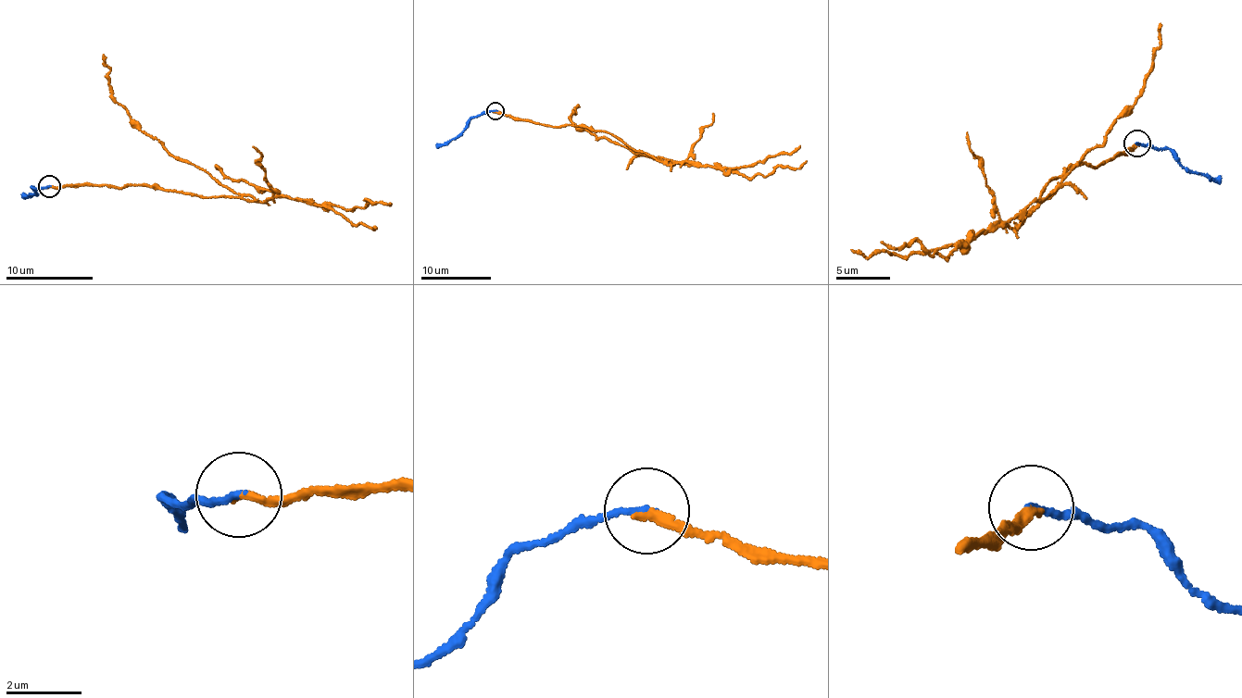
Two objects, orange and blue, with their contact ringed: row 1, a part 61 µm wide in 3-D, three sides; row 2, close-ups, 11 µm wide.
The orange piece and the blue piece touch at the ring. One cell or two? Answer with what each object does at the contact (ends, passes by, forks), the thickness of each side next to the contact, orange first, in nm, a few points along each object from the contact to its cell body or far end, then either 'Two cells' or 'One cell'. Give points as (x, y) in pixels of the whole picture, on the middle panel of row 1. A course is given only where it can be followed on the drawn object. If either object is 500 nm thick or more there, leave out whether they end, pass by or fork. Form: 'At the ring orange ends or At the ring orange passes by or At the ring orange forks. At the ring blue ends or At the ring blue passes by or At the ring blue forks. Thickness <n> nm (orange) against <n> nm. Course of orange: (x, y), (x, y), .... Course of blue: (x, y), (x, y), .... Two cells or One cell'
At the ring orange ends. At the ring blue ends. Thickness 240 nm (orange) against 150 nm. Course of orange: (495, 110), (522, 120), (616, 135), (648, 155), (578, 128), (570, 118), (579, 104). Course of blue: (495, 110), (484, 110), (469, 120), (464, 130), (457, 135), (441, 144), (436, 143). Two cells

